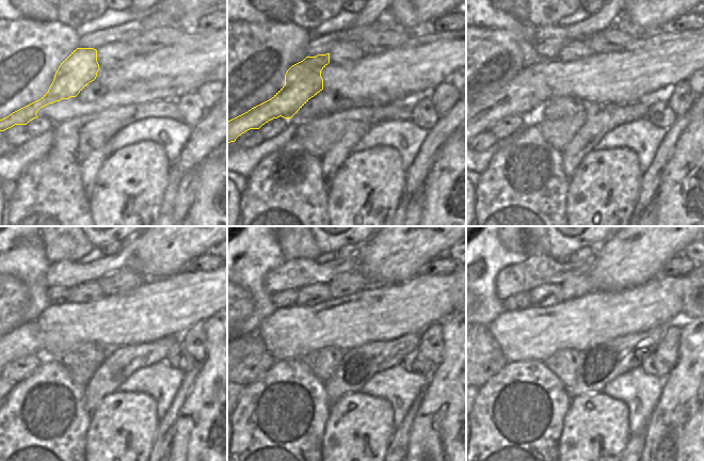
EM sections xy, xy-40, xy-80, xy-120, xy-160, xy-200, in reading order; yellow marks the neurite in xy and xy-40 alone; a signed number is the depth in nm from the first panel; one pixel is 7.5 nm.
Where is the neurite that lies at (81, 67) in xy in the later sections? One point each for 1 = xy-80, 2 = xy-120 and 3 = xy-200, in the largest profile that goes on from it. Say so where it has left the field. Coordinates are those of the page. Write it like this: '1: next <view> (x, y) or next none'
1: next xy-80 (522, 96)
2: next xy-120 (28, 339)
3: next xy-200 (488, 346)

